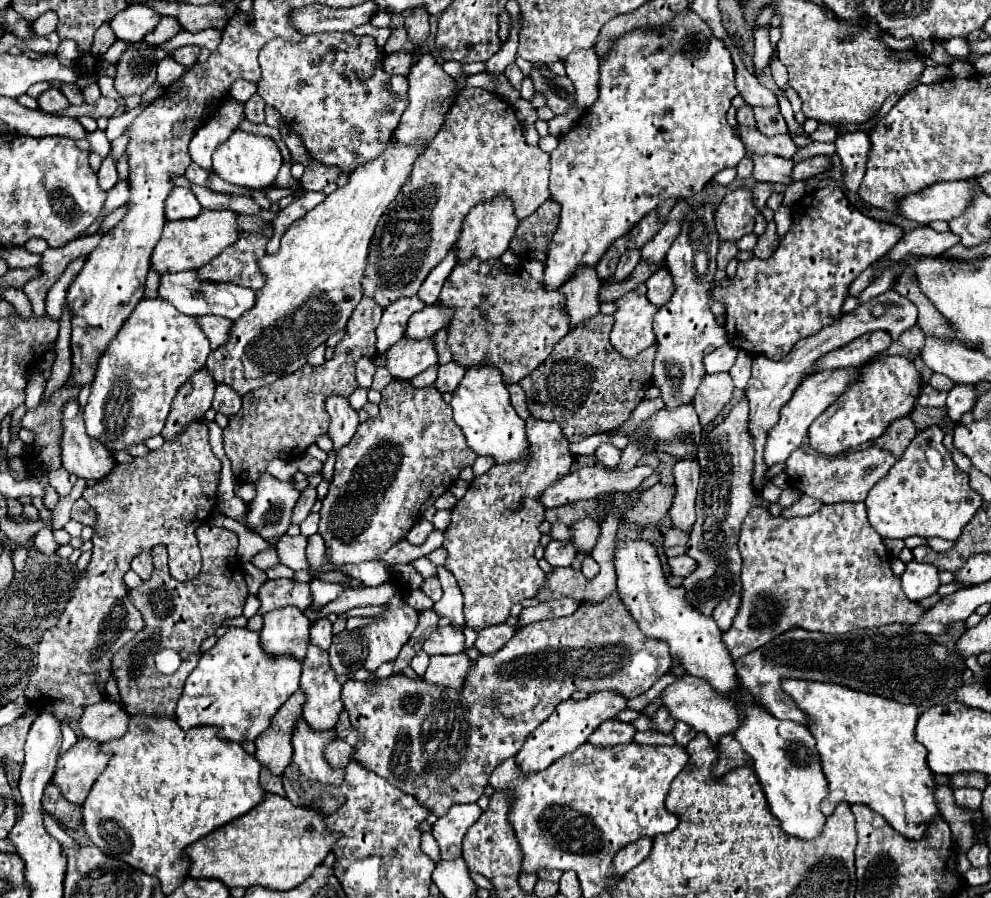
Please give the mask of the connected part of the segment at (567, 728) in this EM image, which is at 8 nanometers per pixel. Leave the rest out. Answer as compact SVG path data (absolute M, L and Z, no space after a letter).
M604 690L604 692L596 692L590 694L586 700L564 700L556 706L556 710L530 734L530 738L526 738L520 754L516 756L516 766L524 772L524 774L532 774L532 772L540 772L544 768L548 768L552 762L556 762L556 758L576 750L576 746L584 744L588 740L588 736L604 722L604 720L612 720L616 718L622 710L626 710L626 698L622 694L616 694L612 690Z

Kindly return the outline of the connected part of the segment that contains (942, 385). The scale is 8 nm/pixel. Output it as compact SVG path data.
M934 373L929 381L930 386L934 386L936 390L942 390L942 392L948 392L948 390L952 390L954 386L956 386L956 382L952 382L950 378L946 376Z

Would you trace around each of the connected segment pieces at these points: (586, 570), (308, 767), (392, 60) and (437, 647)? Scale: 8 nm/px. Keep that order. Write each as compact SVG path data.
M586 556L584 558L584 562L582 562L582 574L588 578L588 580L592 580L596 574L598 574L598 570L600 570L600 566L596 564L596 560L594 558L590 558L590 556Z
M304 718L298 722L294 732L294 762L300 768L300 772L308 780L318 780L322 784L340 786L344 782L344 770L330 768L324 760L324 748L336 738L334 730L326 732L314 732L306 726Z
M394 52L394 54L386 56L382 62L384 72L400 74L400 76L406 76L410 72L410 66L412 66L412 54L410 52Z
M444 626L432 632L432 636L426 640L426 648L422 646L422 650L426 650L428 656L438 656L438 654L458 654L464 650L464 634L460 630L454 630L452 626Z

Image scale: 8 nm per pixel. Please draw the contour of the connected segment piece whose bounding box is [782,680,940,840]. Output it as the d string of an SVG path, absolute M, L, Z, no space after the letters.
M784 680L784 692L794 696L794 702L800 710L810 714L812 724L810 732L816 738L816 748L820 752L822 770L830 784L830 794L822 802L822 814L830 816L840 802L864 804L878 812L900 836L910 840L922 840L928 832L928 826L934 818L940 816L940 810L934 800L934 772L928 766L926 748L916 742L914 728L918 720L918 710L914 704L900 704L882 696L862 694L840 684L808 682L808 680Z

